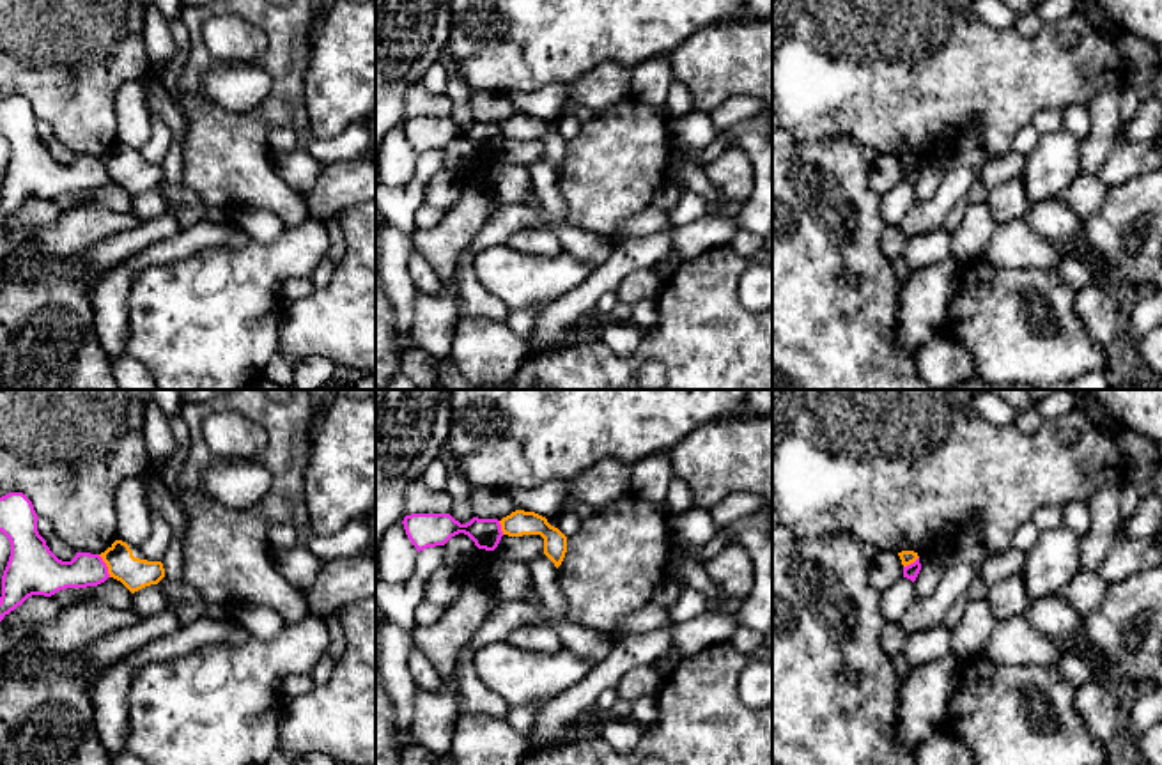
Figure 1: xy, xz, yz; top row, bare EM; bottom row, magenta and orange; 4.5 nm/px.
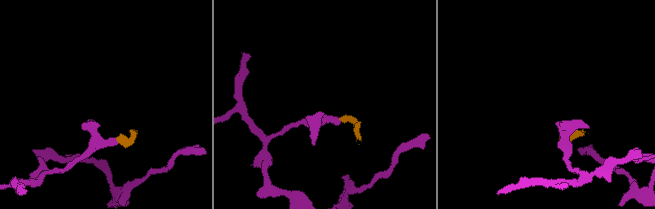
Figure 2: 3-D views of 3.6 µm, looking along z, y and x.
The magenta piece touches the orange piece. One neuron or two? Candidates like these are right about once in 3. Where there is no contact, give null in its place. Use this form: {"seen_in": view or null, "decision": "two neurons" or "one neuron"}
{"seen_in": "xy", "decision": "two neurons"}

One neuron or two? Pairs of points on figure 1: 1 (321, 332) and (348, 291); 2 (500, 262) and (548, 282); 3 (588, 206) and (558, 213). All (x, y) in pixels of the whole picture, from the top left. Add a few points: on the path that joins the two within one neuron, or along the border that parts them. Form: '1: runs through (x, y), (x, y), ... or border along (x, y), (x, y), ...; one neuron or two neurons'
1: runs through (332, 321), (348, 301); one neuron
2: runs through (512, 275), (521, 282), (535, 282); one neuron
3: border along (555, 172), (567, 220); two neurons

